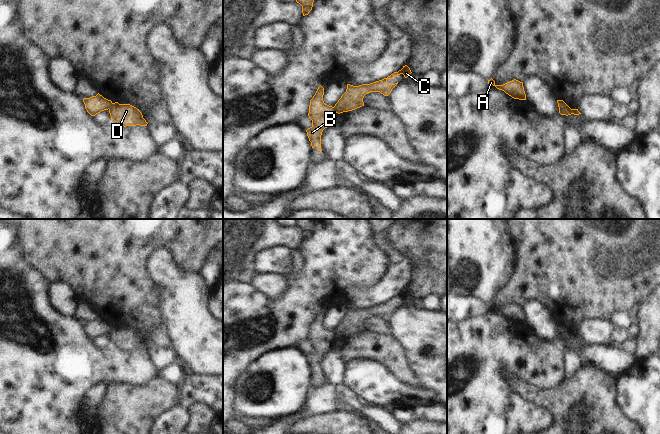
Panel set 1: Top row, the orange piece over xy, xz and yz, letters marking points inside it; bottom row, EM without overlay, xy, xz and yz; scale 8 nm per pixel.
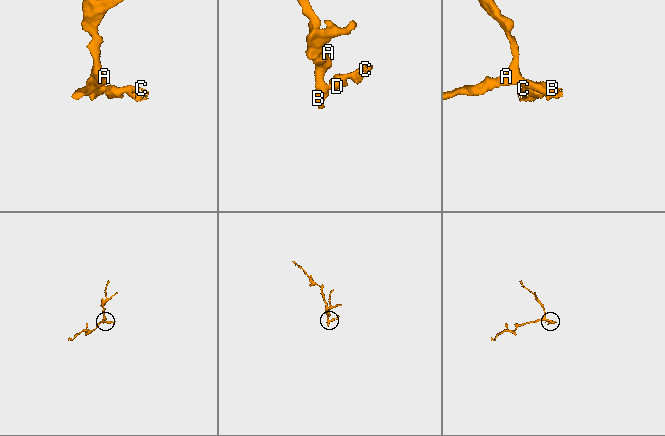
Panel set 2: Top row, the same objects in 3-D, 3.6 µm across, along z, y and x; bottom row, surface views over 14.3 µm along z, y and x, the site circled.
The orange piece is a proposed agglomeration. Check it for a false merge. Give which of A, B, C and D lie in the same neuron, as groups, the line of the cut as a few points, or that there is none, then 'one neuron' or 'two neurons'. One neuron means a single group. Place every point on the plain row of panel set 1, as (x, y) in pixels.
A B / C D; cut in xy along (112, 327), (108, 332); two neurons

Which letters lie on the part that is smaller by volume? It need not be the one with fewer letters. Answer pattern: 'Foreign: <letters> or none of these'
Foreign: C, D

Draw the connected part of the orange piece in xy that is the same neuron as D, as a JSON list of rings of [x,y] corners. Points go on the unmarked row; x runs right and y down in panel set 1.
[[[112,327],[109,337],[111,344],[114,344],[120,350],[147,350],[148,348],[139,333],[130,328]]]

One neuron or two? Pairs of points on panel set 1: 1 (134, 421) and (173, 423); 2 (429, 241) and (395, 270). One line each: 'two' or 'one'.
1: two
2: two

